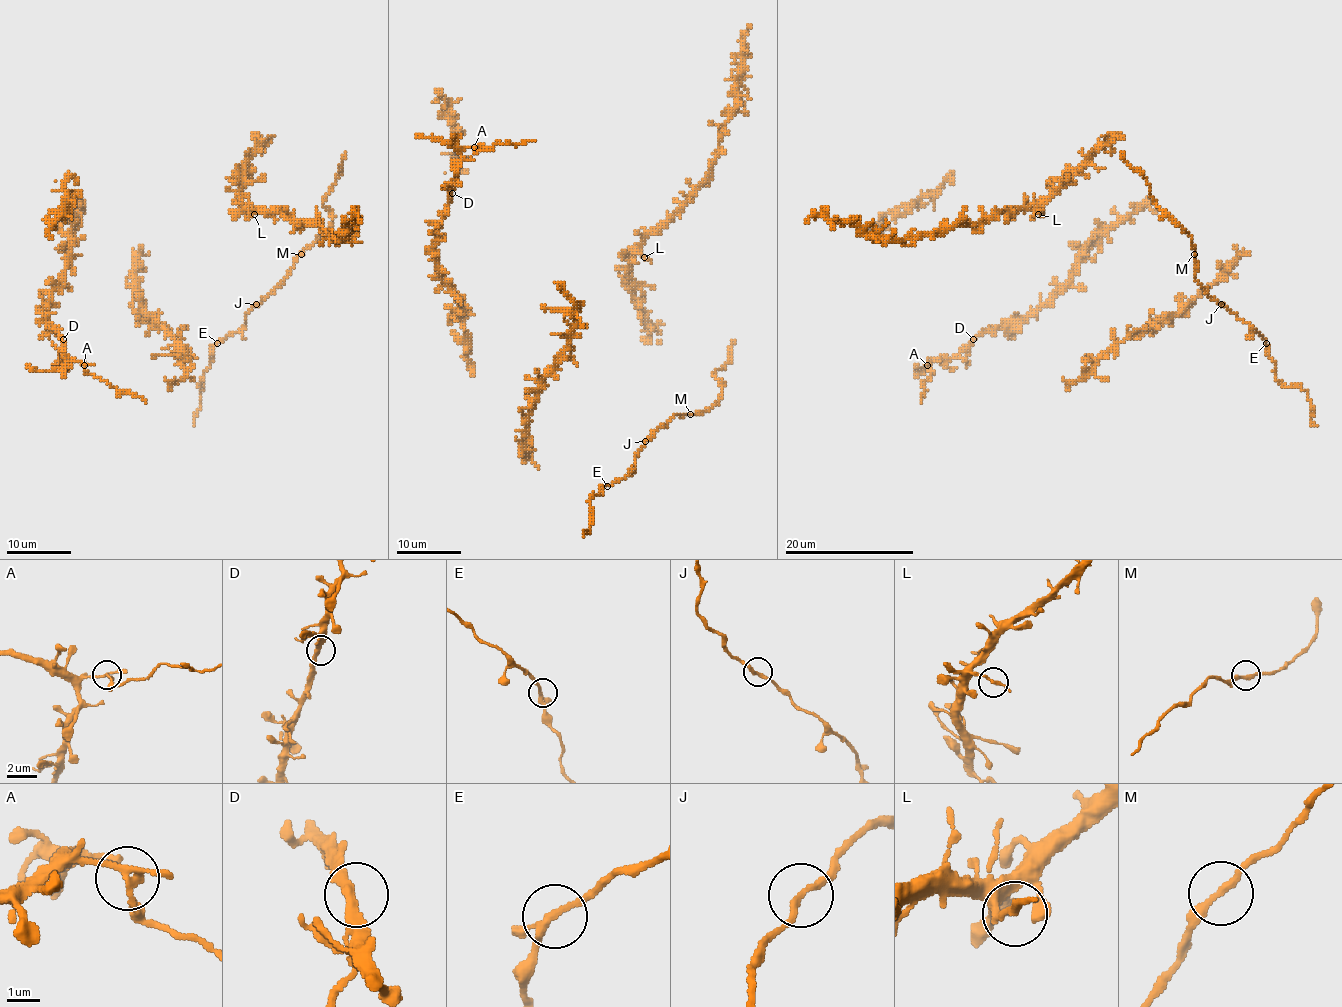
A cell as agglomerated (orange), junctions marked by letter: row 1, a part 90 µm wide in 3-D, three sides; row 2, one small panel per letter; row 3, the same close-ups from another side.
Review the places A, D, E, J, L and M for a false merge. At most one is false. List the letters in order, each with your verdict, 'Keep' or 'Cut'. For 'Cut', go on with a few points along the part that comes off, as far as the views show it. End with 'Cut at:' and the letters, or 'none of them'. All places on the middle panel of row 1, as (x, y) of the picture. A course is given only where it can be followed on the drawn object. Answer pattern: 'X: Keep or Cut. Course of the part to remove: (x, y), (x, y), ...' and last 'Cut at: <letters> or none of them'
A: Cut. Course of the part to remove: (473, 146), (478, 151), (491, 149), (499, 141), (521, 145), (536, 140)
D: Keep
E: Keep
J: Keep
L: Keep
M: Keep
Cut at: A

